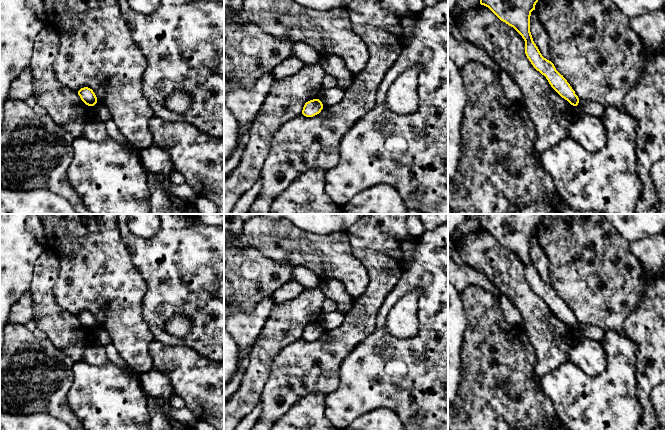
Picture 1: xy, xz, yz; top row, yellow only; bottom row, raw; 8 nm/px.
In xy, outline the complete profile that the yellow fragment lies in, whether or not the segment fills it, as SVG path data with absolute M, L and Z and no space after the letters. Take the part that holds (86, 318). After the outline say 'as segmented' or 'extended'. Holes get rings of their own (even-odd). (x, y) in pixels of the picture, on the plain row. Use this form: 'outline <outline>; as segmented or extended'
outline M88 311L81 312L78 315L78 319L86 329L94 331L95 339L101 346L105 347L107 344L111 343L109 333L102 326L97 324L97 321L92 313Z; extended

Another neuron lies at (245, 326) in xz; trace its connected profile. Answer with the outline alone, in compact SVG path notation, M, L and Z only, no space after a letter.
M266 297L250 311L224 303L224 328L232 335L239 348L252 346L261 333L274 304Z

